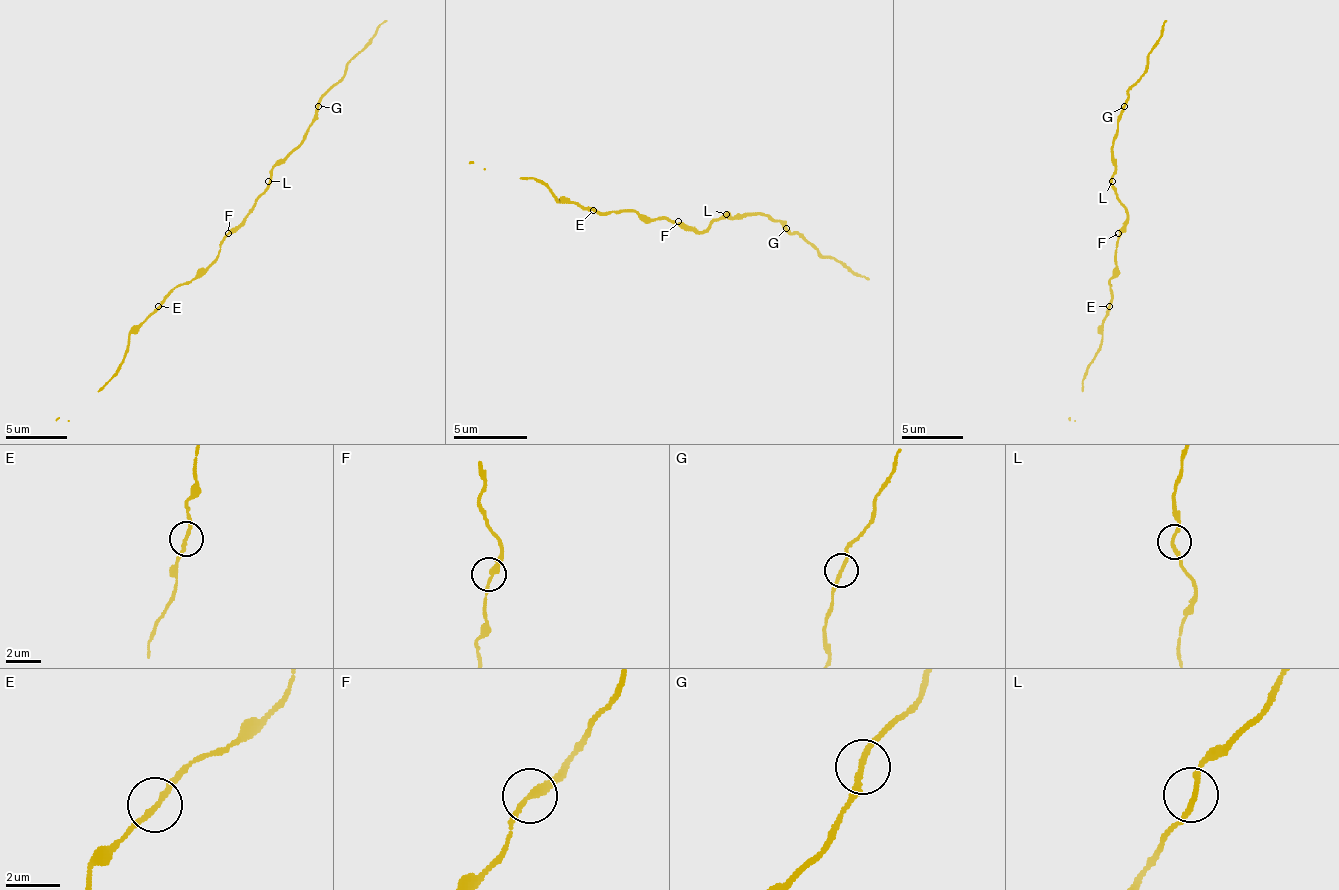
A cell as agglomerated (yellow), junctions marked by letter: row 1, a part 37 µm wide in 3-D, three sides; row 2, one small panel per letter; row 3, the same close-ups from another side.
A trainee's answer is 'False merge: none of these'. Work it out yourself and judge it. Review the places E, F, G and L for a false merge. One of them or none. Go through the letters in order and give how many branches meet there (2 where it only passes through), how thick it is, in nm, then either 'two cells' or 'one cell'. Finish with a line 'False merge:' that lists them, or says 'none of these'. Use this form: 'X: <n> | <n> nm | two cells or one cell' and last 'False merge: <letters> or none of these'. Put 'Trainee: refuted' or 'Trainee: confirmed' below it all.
E: 2 | 200 nm | one cell
F: 2 | 280 nm | one cell
G: 2 | 200 nm | two cells
L: 2 | 190 nm | one cell
False merge: G
Trainee: refuted

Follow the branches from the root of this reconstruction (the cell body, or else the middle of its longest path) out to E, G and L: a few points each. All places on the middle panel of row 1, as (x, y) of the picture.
E: (678, 225), (667, 218), (641, 218), (633, 210), (607, 210), (604, 214), (593, 210)
G: (678, 225), (700, 233), (711, 221), (719, 221), (726, 214), (733, 218), (763, 214), (785, 229)
L: (678, 225), (700, 233), (711, 221), (719, 221), (726, 214)

